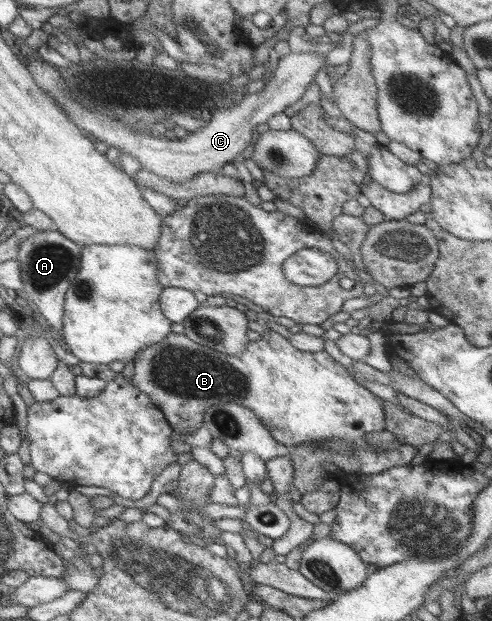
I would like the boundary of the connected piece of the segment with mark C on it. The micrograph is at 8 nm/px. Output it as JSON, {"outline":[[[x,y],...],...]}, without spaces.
{"outline":[[[306,50],[298,54],[289,53],[281,56],[276,67],[273,68],[272,78],[268,79],[262,90],[238,97],[238,101],[229,108],[215,110],[210,120],[194,134],[188,134],[182,139],[168,140],[154,138],[148,131],[128,130],[124,123],[100,111],[89,111],[80,106],[78,101],[70,98],[68,87],[64,86],[56,69],[40,59],[36,53],[27,53],[29,62],[25,68],[30,73],[34,85],[55,102],[76,129],[80,129],[86,135],[92,135],[95,141],[102,142],[107,147],[128,154],[138,162],[138,168],[147,170],[164,180],[168,179],[174,184],[182,184],[201,172],[218,173],[224,164],[231,163],[244,148],[252,143],[250,134],[257,124],[264,124],[271,116],[282,113],[285,106],[296,102],[310,85],[314,75],[320,69],[326,69],[324,66],[326,57],[319,56],[316,52],[309,54],[309,50]]]}

